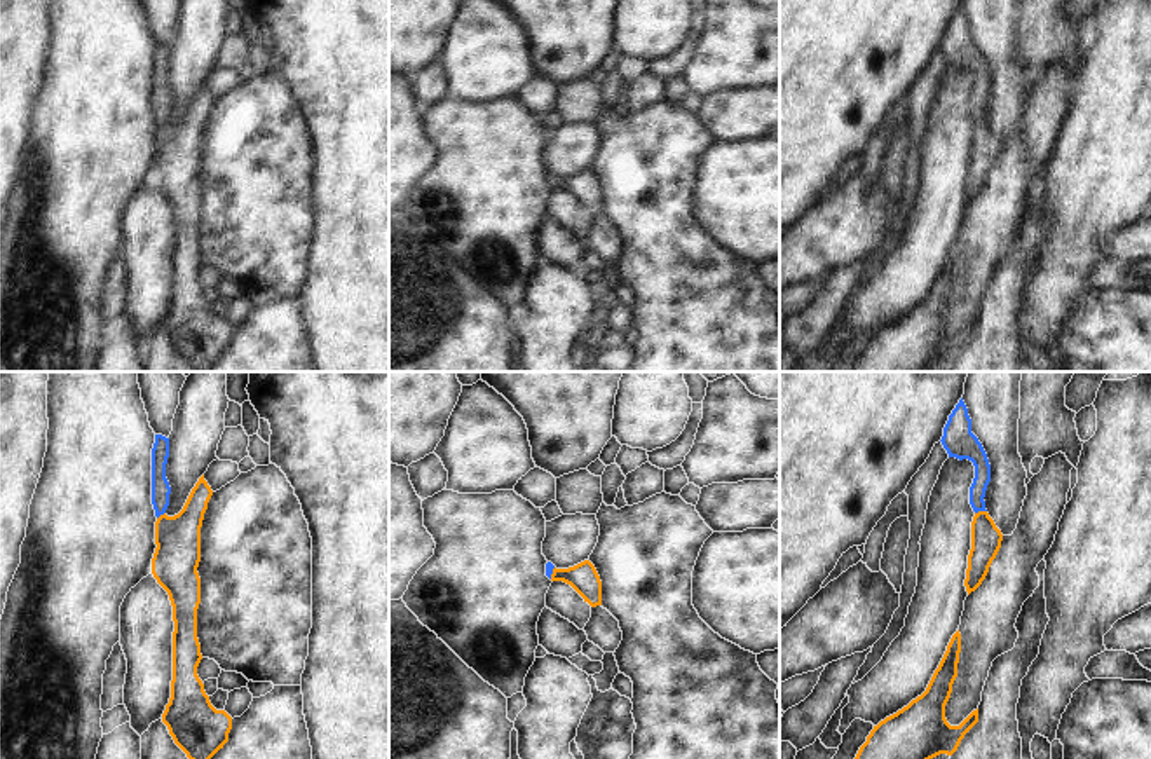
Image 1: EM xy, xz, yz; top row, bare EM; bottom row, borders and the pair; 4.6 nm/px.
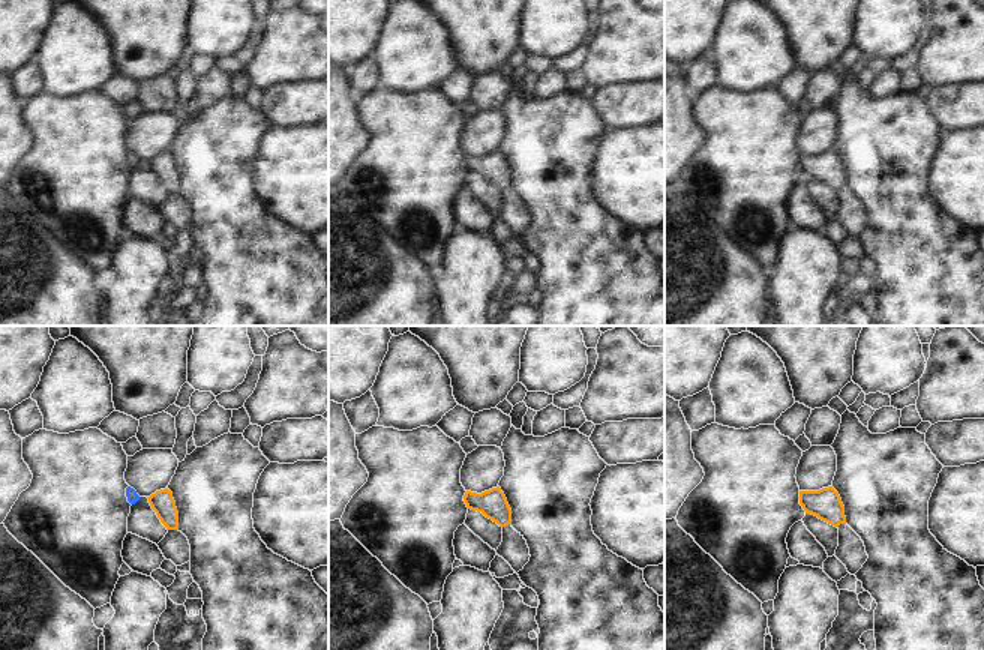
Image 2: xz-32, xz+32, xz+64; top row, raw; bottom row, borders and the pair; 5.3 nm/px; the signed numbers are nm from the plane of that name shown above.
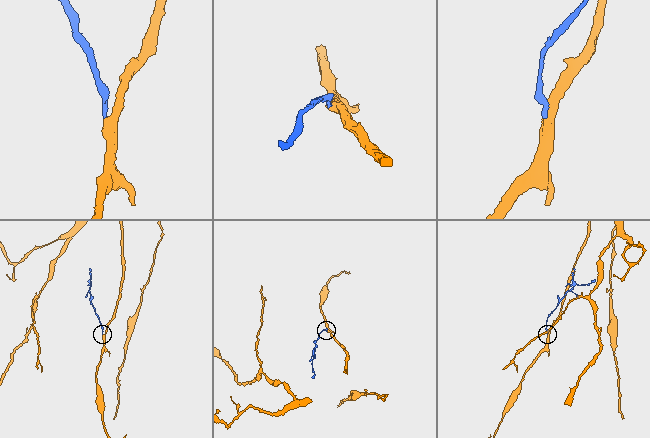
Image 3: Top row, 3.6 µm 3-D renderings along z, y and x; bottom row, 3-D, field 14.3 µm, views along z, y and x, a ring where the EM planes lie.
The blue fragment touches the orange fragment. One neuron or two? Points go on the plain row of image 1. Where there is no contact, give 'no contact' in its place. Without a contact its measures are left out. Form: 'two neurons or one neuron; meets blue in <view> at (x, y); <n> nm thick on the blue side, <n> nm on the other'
one neuron; meets blue in yz at (980, 119); 80 nm thick on the blue side, 140 nm on the other

